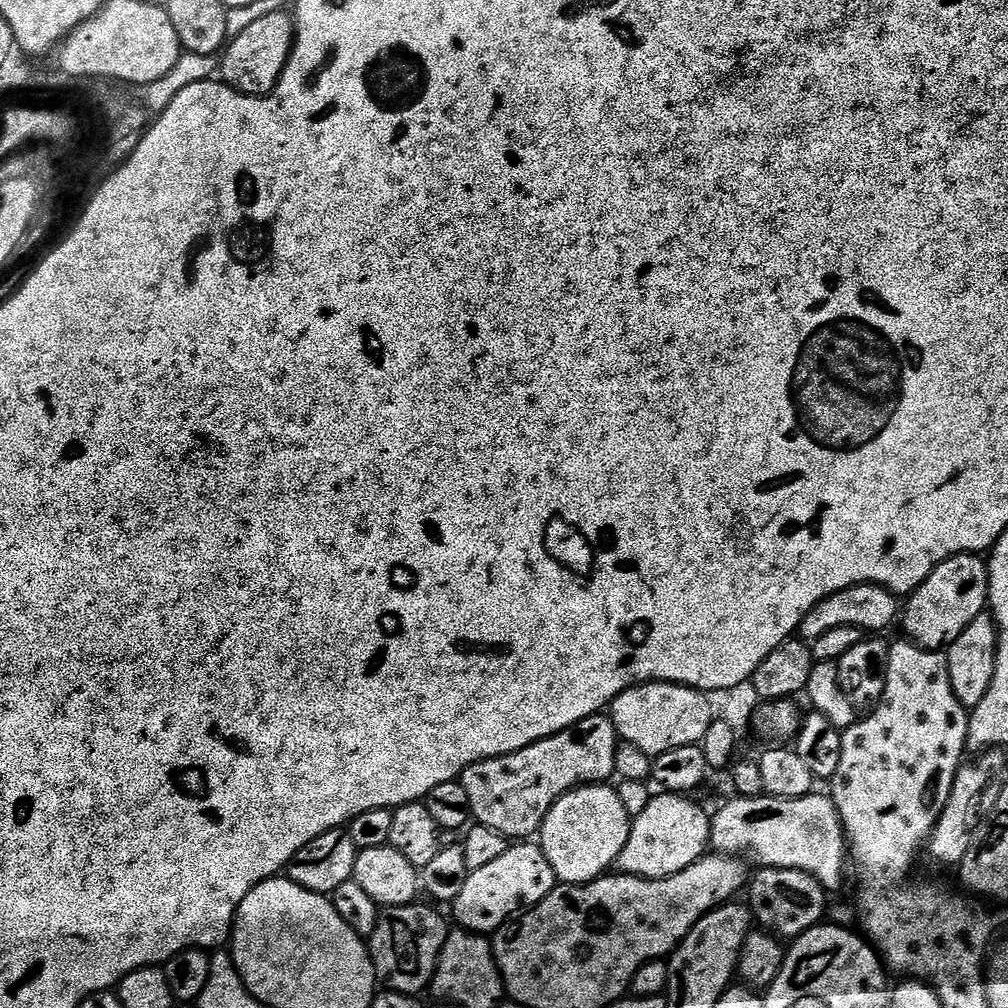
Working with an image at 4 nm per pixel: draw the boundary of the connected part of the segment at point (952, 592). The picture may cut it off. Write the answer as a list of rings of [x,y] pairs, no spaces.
[[[965,554],[963,556],[952,556],[948,560],[943,560],[937,568],[934,569],[927,578],[915,588],[913,592],[907,597],[906,603],[908,605],[903,605],[902,608],[902,624],[904,620],[904,632],[909,641],[913,644],[919,644],[921,648],[930,648],[933,650],[944,650],[947,649],[949,644],[955,642],[958,638],[958,634],[962,634],[962,630],[966,630],[966,626],[970,626],[970,622],[974,622],[974,618],[985,615],[986,609],[988,608],[988,565],[986,563],[985,557],[980,554]]]

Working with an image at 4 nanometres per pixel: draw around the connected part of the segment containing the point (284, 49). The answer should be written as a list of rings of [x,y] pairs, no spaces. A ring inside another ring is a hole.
[[[281,10],[268,14],[266,18],[260,18],[242,34],[231,37],[222,52],[223,83],[239,92],[241,96],[269,95],[276,89],[276,83],[284,73],[295,35],[296,25],[293,17],[287,11]]]

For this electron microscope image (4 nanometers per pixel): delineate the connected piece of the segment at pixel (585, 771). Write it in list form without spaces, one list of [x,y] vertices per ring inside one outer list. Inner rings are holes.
[[[597,714],[582,718],[582,722],[517,752],[479,760],[477,764],[470,765],[459,778],[466,790],[466,798],[470,798],[471,819],[482,826],[490,826],[490,830],[498,830],[498,834],[508,837],[512,842],[524,842],[535,837],[544,825],[549,810],[577,785],[602,784],[613,779],[617,743],[616,727],[611,715]]]

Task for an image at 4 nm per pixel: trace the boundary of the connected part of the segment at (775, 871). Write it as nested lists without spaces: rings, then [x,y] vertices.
[[[789,868],[757,869],[749,881],[746,896],[747,892],[746,902],[753,919],[763,929],[771,930],[786,940],[793,940],[812,927],[817,927],[823,921],[828,908],[827,889],[805,871]]]

